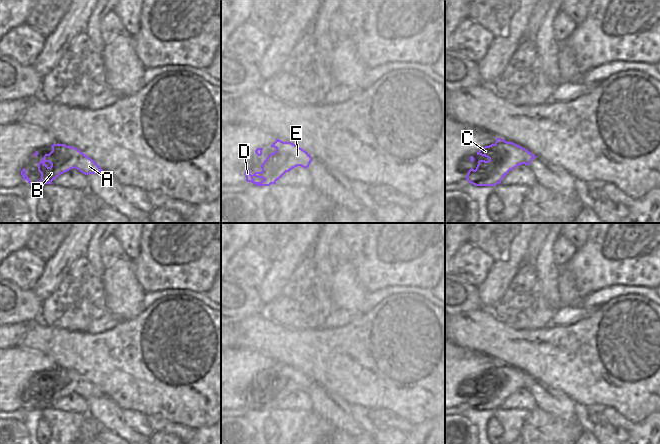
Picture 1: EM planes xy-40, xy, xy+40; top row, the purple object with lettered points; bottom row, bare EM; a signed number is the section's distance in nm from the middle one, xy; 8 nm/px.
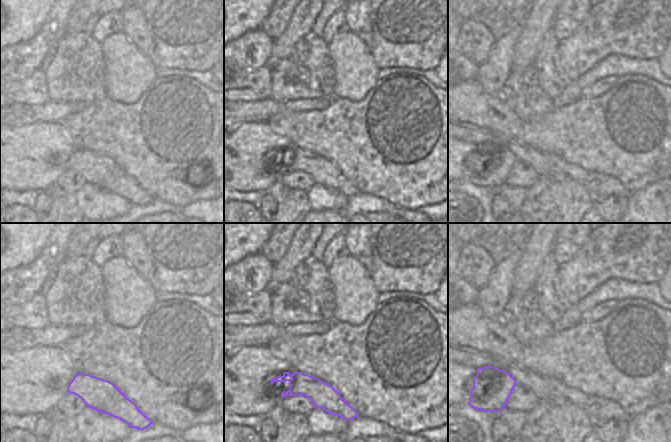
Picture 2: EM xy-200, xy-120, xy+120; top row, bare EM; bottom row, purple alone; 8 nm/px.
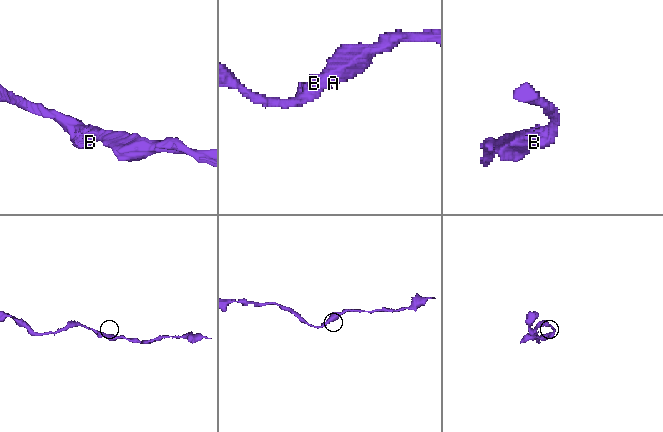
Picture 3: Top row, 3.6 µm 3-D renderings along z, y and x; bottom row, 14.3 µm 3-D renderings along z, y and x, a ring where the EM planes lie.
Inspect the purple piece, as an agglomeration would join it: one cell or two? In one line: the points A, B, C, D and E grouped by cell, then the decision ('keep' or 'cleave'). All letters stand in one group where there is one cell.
A B C D E; keep

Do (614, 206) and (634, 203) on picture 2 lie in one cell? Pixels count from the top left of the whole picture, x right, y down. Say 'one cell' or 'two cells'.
two cells

